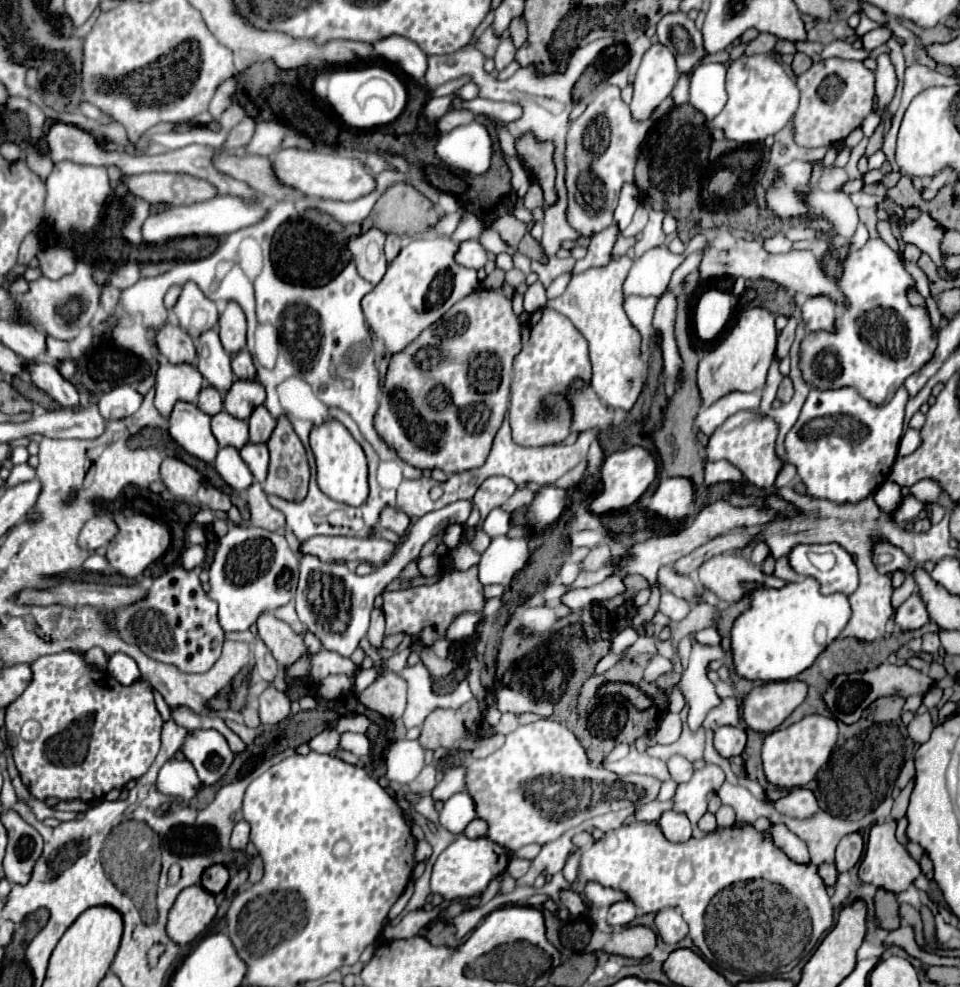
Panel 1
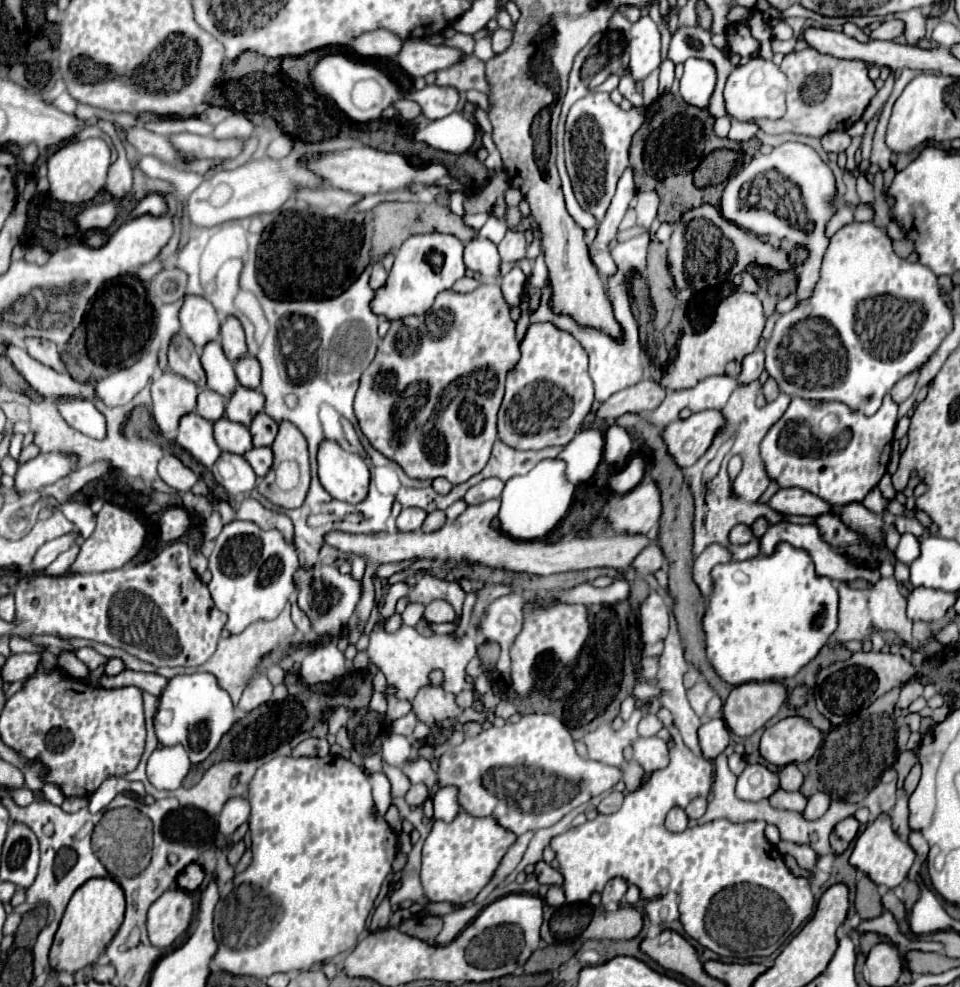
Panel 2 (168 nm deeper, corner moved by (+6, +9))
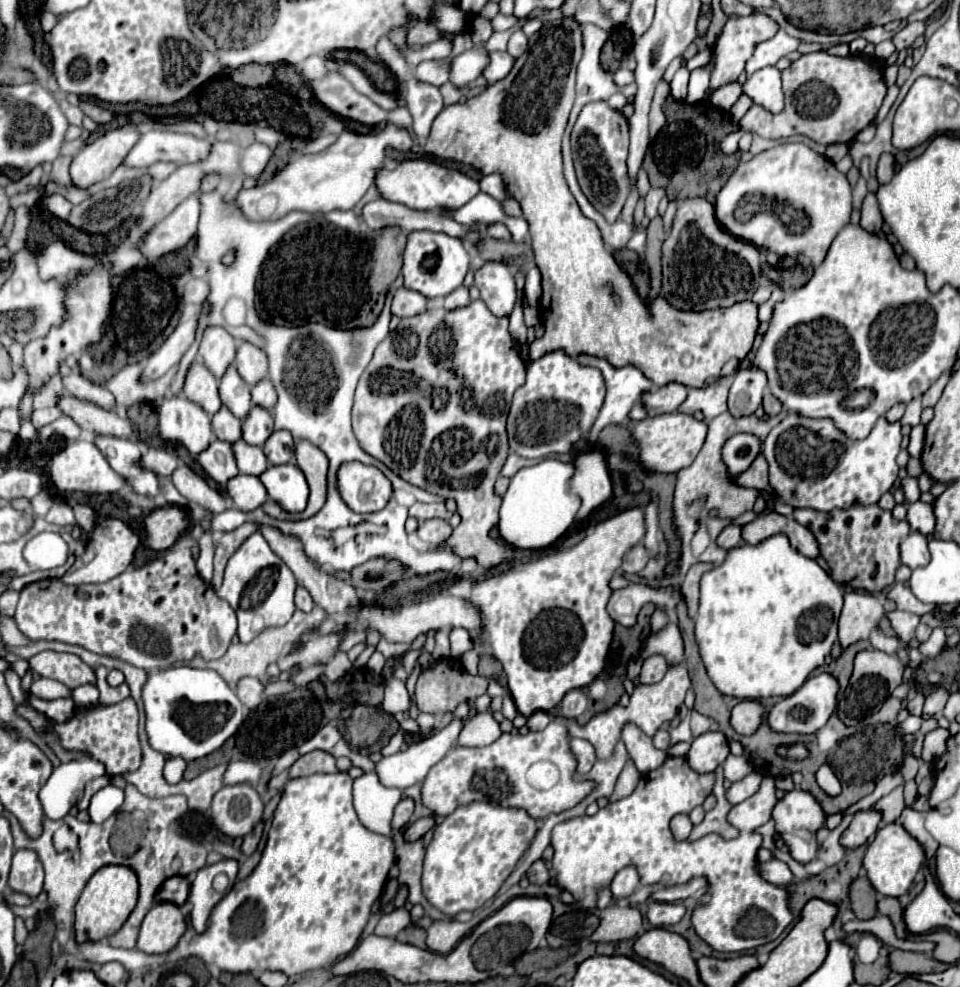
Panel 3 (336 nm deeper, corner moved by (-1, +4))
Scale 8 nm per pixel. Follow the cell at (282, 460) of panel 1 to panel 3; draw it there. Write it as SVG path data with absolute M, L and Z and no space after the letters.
M302 439L294 447L294 459L296 459L296 465L302 469L302 473L304 473L304 477L308 481L308 487L310 487L308 505L306 505L306 509L302 513L286 513L280 505L274 505L274 501L268 499L262 505L262 509L270 517L292 519L292 521L308 519L316 511L320 511L324 501L326 501L326 473L328 473L328 459L326 459L326 455L316 445L312 445L310 441Z

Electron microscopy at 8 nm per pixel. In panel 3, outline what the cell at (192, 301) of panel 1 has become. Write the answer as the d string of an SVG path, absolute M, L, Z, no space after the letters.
M206 327L198 357L216 375L216 379L220 379L236 357L236 341L224 327Z

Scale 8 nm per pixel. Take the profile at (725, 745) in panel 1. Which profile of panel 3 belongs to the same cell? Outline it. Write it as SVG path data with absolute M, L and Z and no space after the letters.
M710 731L692 741L692 747L690 747L686 759L694 771L710 773L720 763L724 763L724 759L728 755L730 755L730 747L728 747L724 733Z

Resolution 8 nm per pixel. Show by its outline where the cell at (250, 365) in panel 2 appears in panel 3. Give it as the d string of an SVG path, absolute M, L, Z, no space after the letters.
M262 379L262 381L258 381L258 385L252 387L252 403L260 405L260 407L266 407L266 409L274 407L276 389L268 379Z

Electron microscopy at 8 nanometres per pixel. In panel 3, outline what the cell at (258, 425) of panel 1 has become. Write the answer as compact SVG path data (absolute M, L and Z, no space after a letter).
M274 431L264 445L264 453L268 457L268 465L280 465L294 461L294 439L288 431Z

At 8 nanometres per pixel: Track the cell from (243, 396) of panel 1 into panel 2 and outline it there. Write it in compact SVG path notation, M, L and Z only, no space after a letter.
M237 386L235 394L227 402L227 418L231 422L251 426L255 414L259 414L265 406L265 398L259 390L249 390L243 386Z

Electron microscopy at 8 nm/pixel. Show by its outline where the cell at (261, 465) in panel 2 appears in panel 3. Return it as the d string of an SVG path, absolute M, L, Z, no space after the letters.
M294 463L268 467L260 481L264 483L270 499L280 503L286 511L296 513L306 507L308 485L302 471Z

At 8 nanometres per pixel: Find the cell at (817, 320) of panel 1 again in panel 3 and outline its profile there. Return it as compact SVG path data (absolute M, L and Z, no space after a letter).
M784 143L758 153L748 163L740 163L718 193L714 207L716 219L734 237L744 239L756 247L766 247L768 251L776 251L780 255L792 255L792 249L798 249L798 255L808 257L812 267L816 269L826 259L826 253L838 231L850 221L852 195L846 175L840 173L828 157L818 155L804 143Z

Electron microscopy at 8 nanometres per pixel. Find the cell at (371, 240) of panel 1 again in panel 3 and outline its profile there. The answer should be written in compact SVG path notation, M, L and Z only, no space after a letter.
M406 287L396 289L394 297L392 297L392 315L398 317L412 317L424 311L426 307L426 299L418 293L418 291L410 291Z

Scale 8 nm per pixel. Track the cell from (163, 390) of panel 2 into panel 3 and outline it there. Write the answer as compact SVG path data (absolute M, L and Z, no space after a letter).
M182 395L164 399L158 409L160 435L168 441L180 441L194 457L212 441L210 415L194 401L186 401Z

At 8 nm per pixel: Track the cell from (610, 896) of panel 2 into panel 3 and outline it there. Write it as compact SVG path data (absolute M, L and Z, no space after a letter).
M624 867L622 871L616 873L612 885L610 885L610 891L612 891L612 897L616 901L620 899L626 899L630 897L630 893L634 893L634 889L638 887L640 879L638 879L638 873L634 867Z

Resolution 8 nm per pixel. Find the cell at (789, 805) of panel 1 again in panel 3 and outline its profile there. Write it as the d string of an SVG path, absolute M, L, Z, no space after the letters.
M752 771L750 775L746 775L742 781L736 781L736 783L726 791L728 801L734 803L734 805L746 801L746 797L752 797L752 795L758 791L758 785L760 785L760 783L762 783L762 775L756 773L756 771Z

